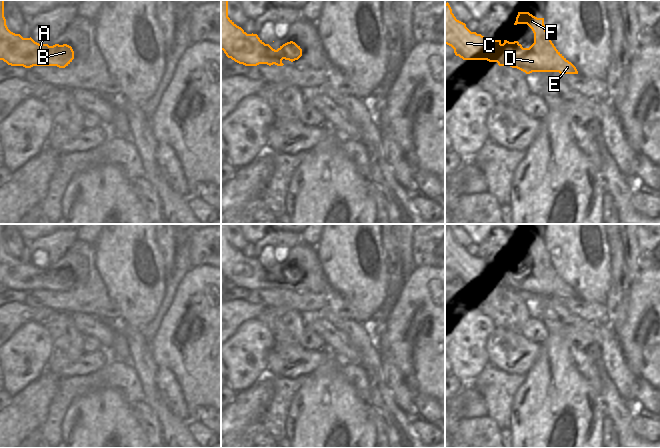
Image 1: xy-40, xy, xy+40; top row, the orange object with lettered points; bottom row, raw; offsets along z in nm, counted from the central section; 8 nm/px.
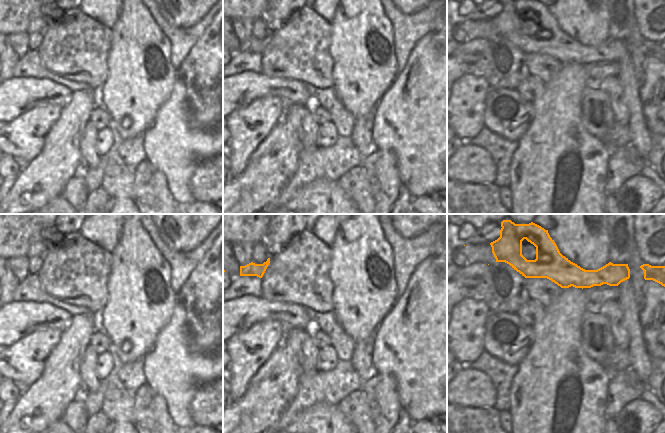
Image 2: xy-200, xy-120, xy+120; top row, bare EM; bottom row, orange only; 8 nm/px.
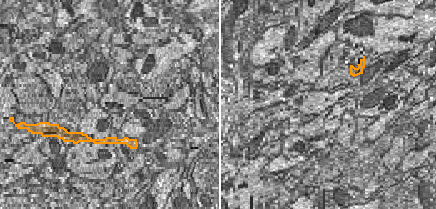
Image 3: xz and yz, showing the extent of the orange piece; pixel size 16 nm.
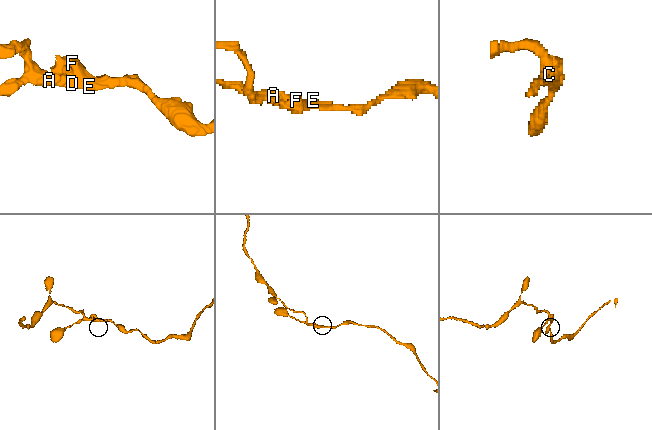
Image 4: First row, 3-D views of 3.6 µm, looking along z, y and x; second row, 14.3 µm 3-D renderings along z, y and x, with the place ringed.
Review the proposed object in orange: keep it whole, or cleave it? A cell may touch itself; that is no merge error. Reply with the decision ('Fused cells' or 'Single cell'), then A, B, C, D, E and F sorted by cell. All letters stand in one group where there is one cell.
Single cell. Groups: A B C D E F.

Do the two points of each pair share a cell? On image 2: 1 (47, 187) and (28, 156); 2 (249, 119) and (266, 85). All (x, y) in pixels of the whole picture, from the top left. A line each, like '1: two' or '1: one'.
1: two
2: two

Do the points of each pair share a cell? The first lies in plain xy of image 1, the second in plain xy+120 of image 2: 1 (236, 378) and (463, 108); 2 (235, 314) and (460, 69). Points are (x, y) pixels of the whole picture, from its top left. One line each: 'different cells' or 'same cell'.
1: same cell
2: same cell

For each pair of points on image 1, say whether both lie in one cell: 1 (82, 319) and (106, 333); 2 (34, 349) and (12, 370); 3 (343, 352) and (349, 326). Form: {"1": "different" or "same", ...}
{"1": "same", "2": "same", "3": "different"}

